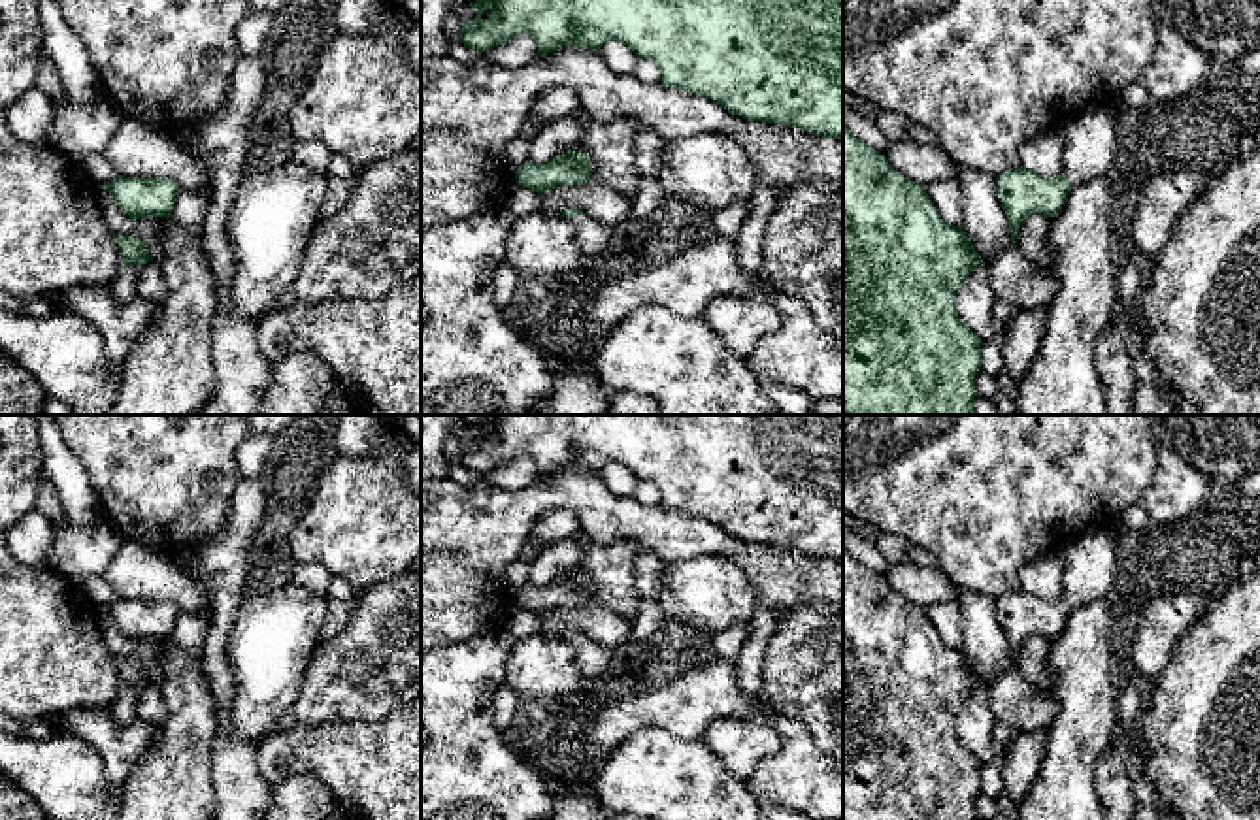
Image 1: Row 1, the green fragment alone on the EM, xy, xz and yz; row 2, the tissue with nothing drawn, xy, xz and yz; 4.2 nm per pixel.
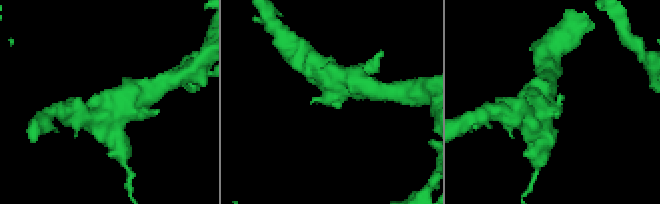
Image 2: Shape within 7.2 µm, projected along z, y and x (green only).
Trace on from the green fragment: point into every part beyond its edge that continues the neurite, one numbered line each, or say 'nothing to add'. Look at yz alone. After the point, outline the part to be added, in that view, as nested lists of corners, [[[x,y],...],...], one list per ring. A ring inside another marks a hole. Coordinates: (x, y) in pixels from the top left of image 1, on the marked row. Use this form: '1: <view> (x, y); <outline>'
1: yz (1091, 147); [[[1094,106],[1064,123],[1064,175],[1077,185],[1111,173],[1117,155],[1115,121],[1105,106]]]

